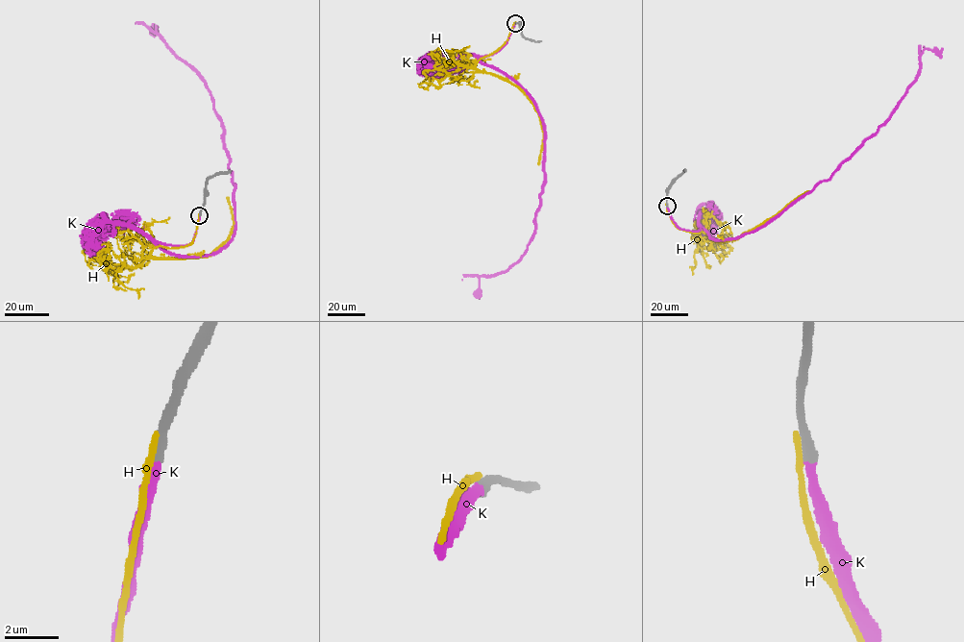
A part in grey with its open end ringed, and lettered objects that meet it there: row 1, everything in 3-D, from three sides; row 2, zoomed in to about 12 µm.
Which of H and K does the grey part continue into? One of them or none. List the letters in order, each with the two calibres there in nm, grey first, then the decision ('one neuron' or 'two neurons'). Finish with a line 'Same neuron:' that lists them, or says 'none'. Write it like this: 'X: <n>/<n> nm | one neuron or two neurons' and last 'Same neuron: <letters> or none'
H: 480/280 nm | two neurons
K: 400/320 nm | one neuron
Same neuron: K

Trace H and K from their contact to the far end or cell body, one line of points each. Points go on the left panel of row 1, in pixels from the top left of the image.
H: (199, 214), (190, 244), (168, 248), (157, 246), (151, 255), (208, 257), (228, 238), (233, 226), (227, 197)
K: (199, 215), (189, 244), (154, 241), (179, 255), (210, 255), (233, 237), (234, 207), (213, 98), (157, 25)

